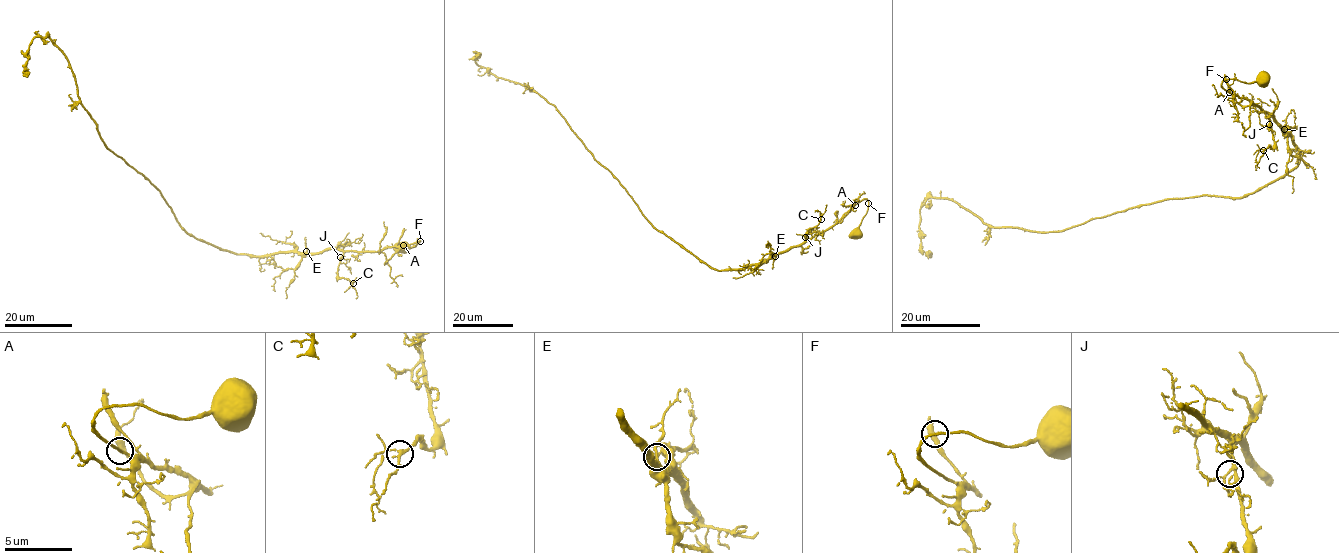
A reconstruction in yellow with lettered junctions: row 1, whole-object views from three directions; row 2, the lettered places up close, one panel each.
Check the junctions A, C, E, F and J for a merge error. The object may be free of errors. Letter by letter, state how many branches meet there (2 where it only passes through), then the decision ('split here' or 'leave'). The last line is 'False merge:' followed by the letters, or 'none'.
A: 2 | leave
C: 4 | leave
E: 2 | leave
F: 2 | leave
J: 5 | leave
False merge: none

